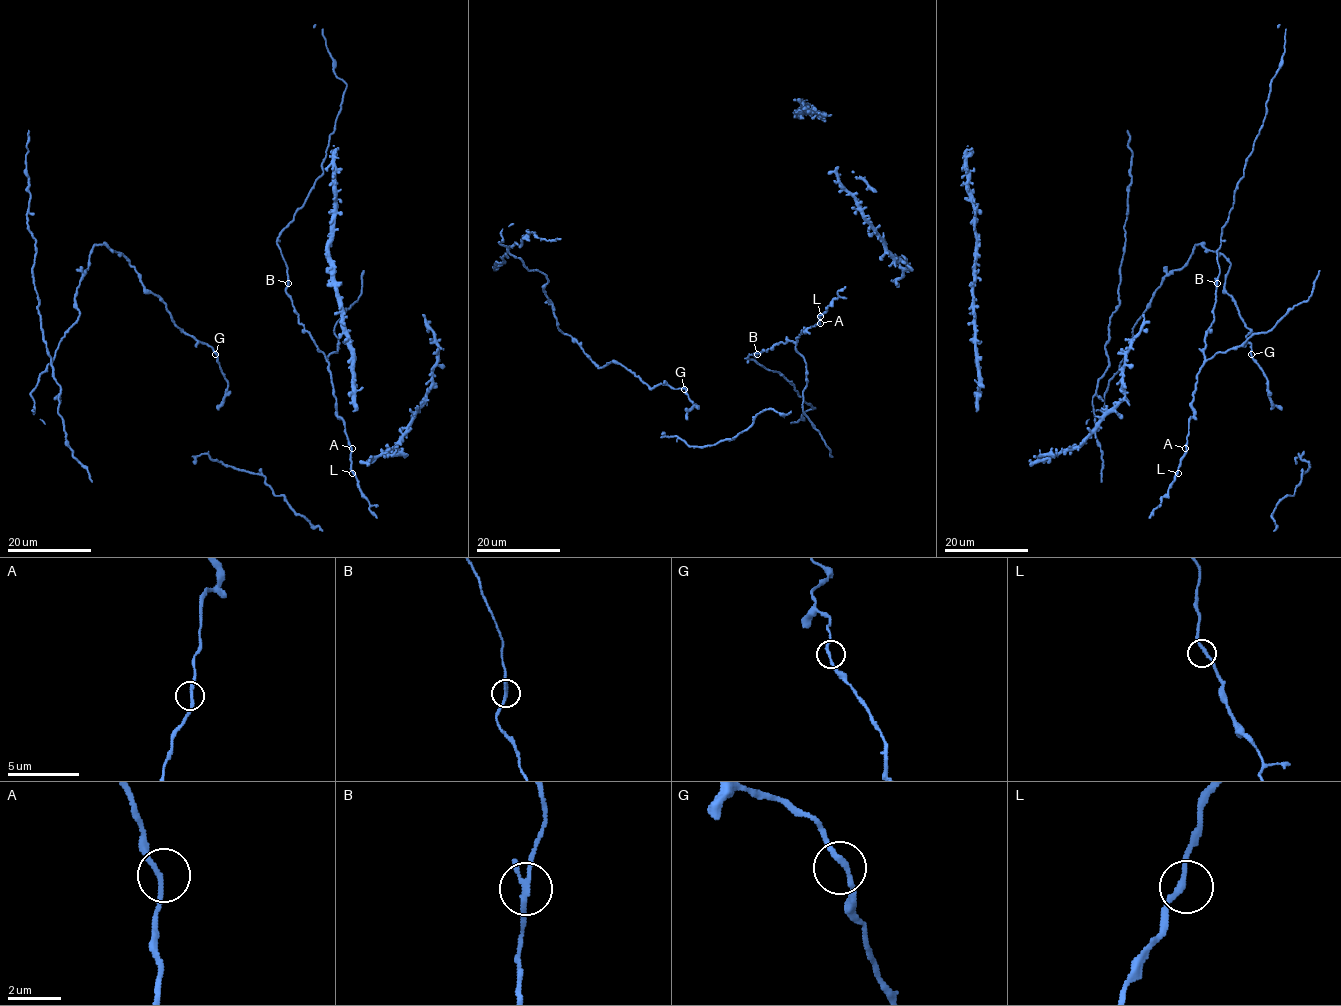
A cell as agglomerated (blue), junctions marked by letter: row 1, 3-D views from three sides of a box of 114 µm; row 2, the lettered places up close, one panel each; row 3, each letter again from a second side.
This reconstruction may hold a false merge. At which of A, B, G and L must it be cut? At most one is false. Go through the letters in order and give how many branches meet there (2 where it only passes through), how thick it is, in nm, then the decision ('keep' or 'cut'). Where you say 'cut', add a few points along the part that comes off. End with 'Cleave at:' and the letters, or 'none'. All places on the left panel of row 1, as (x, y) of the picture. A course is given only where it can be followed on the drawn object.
A: branches 2; calibre 200 nm; keep
B: branches 2; calibre 200 nm; cut
G: branches 2; calibre 200 nm; keep
L: branches 2; calibre 200 nm; keep
Cleave at: B

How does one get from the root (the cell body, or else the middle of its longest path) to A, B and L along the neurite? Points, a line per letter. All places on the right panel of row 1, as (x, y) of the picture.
A: (1214, 322), (1204, 338), (1204, 363), (1197, 375), (1193, 394), (1194, 414), (1189, 421), (1185, 448)
B: (1214, 322), (1217, 283)
L: (1214, 322), (1204, 338), (1204, 363), (1197, 375), (1192, 403), (1194, 414), (1189, 421), (1185, 454), (1178, 473)

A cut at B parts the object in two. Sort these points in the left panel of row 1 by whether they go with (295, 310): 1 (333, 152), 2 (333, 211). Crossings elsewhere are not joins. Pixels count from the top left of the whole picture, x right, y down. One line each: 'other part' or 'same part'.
1: same part
2: same part

